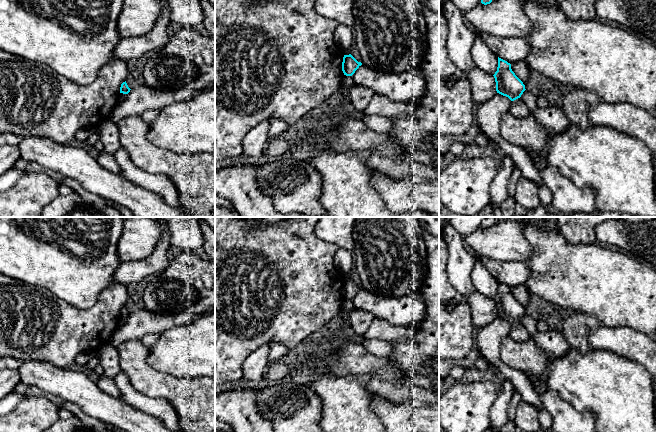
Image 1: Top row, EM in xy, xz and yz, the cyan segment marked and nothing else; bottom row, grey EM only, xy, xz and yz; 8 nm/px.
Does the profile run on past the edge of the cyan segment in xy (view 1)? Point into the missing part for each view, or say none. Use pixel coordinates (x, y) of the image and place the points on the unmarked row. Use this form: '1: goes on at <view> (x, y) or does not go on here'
1: does not go on here

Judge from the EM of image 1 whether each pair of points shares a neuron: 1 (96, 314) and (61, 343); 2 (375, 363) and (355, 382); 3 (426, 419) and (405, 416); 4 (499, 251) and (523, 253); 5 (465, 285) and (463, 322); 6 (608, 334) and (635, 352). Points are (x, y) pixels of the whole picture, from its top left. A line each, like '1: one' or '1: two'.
1: one
2: two
3: one
4: one
5: two
6: one

